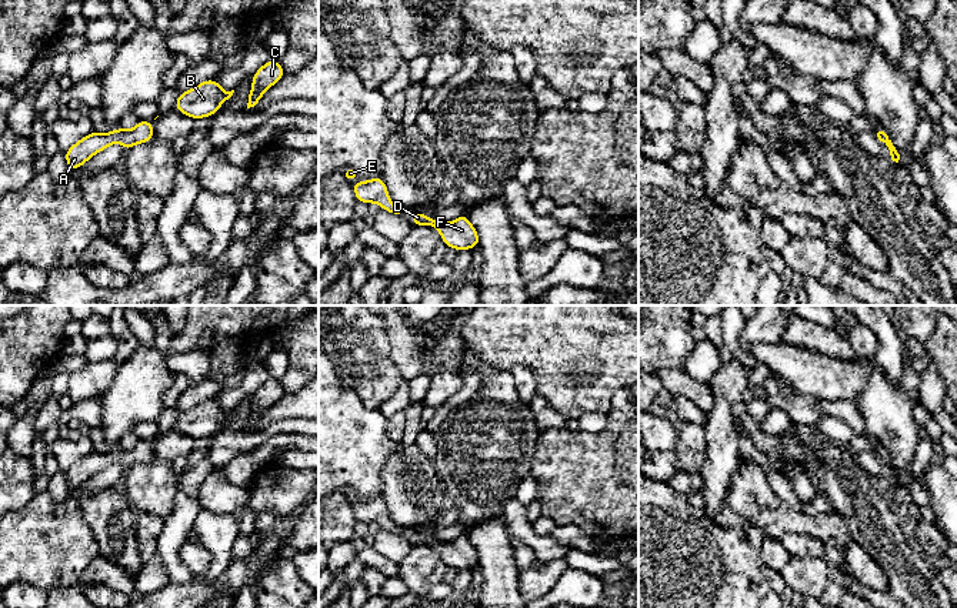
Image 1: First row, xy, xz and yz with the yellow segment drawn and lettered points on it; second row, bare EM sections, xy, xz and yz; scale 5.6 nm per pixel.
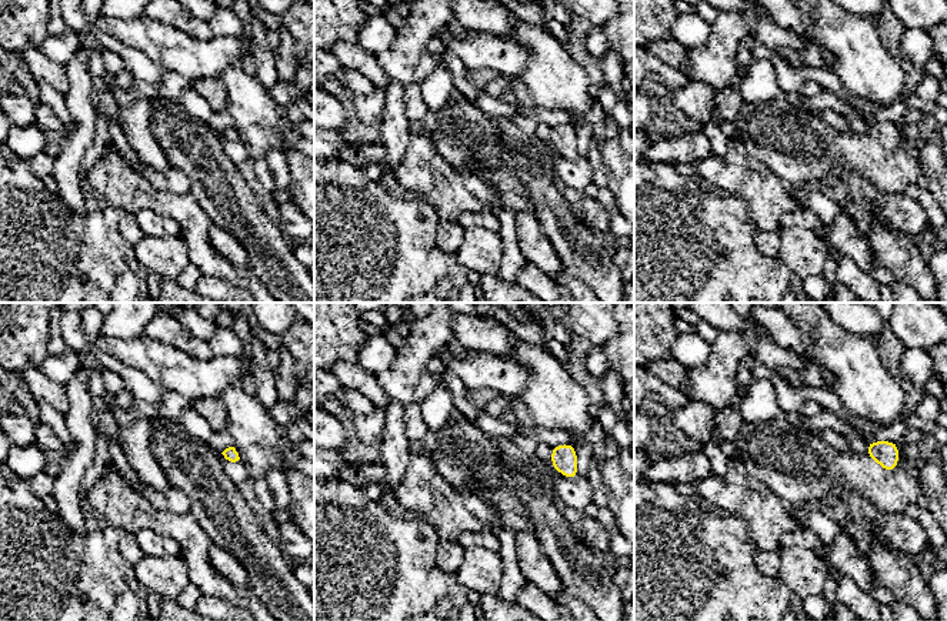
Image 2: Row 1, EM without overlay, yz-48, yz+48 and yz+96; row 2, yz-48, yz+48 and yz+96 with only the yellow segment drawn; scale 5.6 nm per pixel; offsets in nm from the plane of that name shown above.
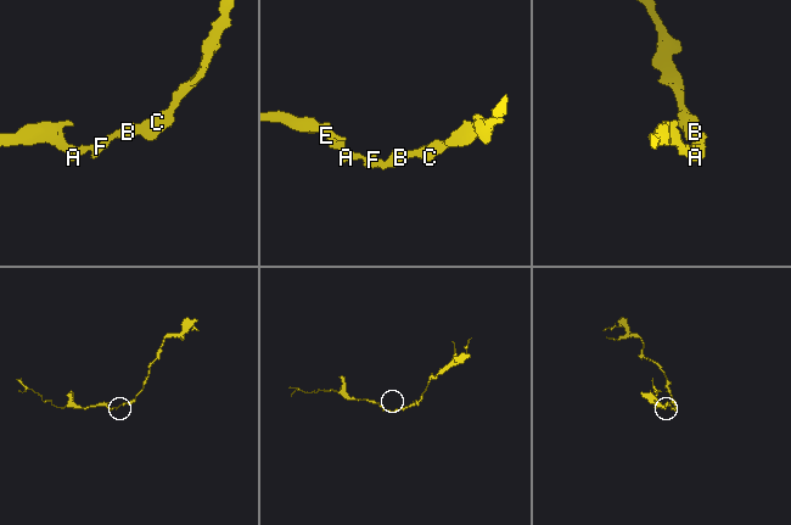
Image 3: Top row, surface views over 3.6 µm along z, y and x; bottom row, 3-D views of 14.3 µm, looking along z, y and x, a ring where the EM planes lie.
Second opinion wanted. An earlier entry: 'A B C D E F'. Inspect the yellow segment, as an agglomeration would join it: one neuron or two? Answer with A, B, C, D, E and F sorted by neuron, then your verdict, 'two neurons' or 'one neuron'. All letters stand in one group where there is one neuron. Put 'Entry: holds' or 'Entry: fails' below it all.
A B C D E F | one neuron
Entry: holds

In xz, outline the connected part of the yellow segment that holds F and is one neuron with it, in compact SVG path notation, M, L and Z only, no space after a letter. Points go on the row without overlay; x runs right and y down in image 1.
M423 531L416 532L410 542L413 547L417 545L430 545L434 547L444 564L449 568L460 569L471 569L478 567L480 557L474 545L469 541L467 534L457 537L450 542L440 542L437 538L431 538L426 535Z

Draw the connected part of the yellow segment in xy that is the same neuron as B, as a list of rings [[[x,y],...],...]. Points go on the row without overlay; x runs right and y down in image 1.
[[[214,398],[201,401],[194,408],[181,411],[174,422],[174,430],[193,440],[206,438],[220,431],[220,424],[233,415],[234,410],[226,411]]]

